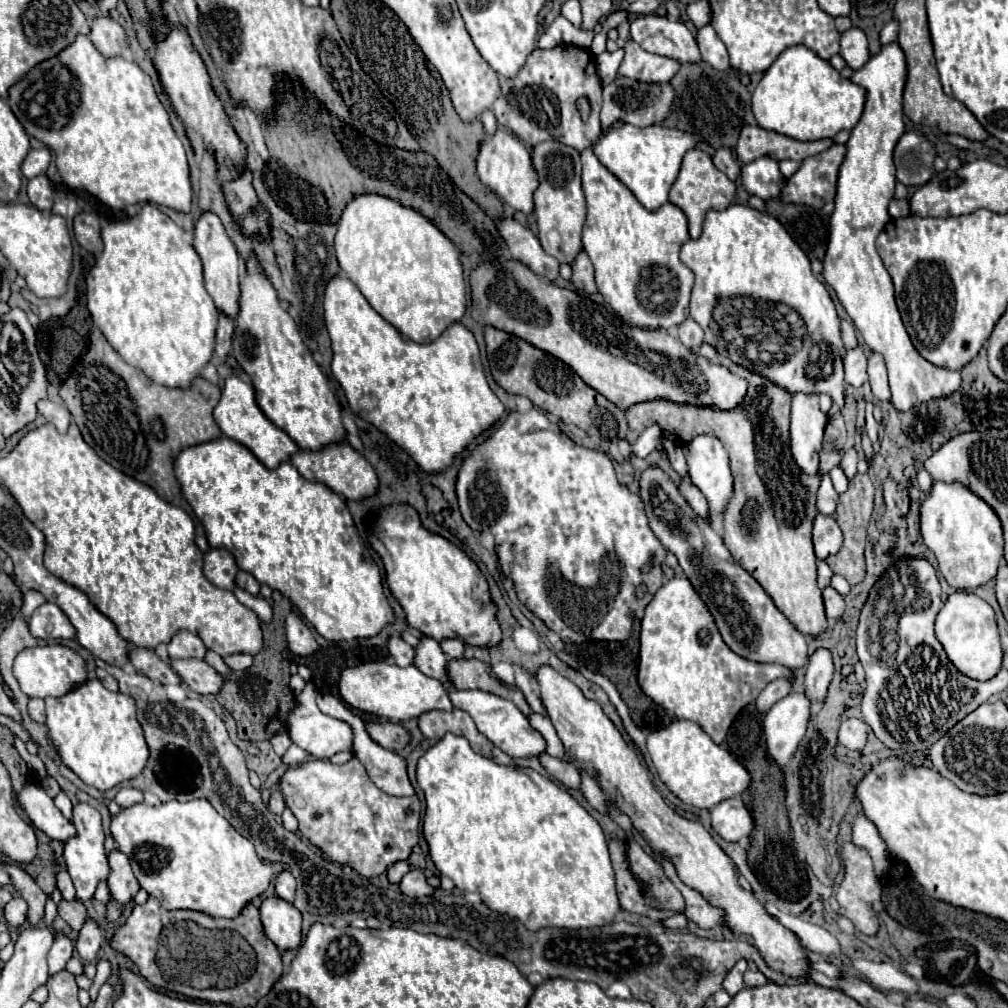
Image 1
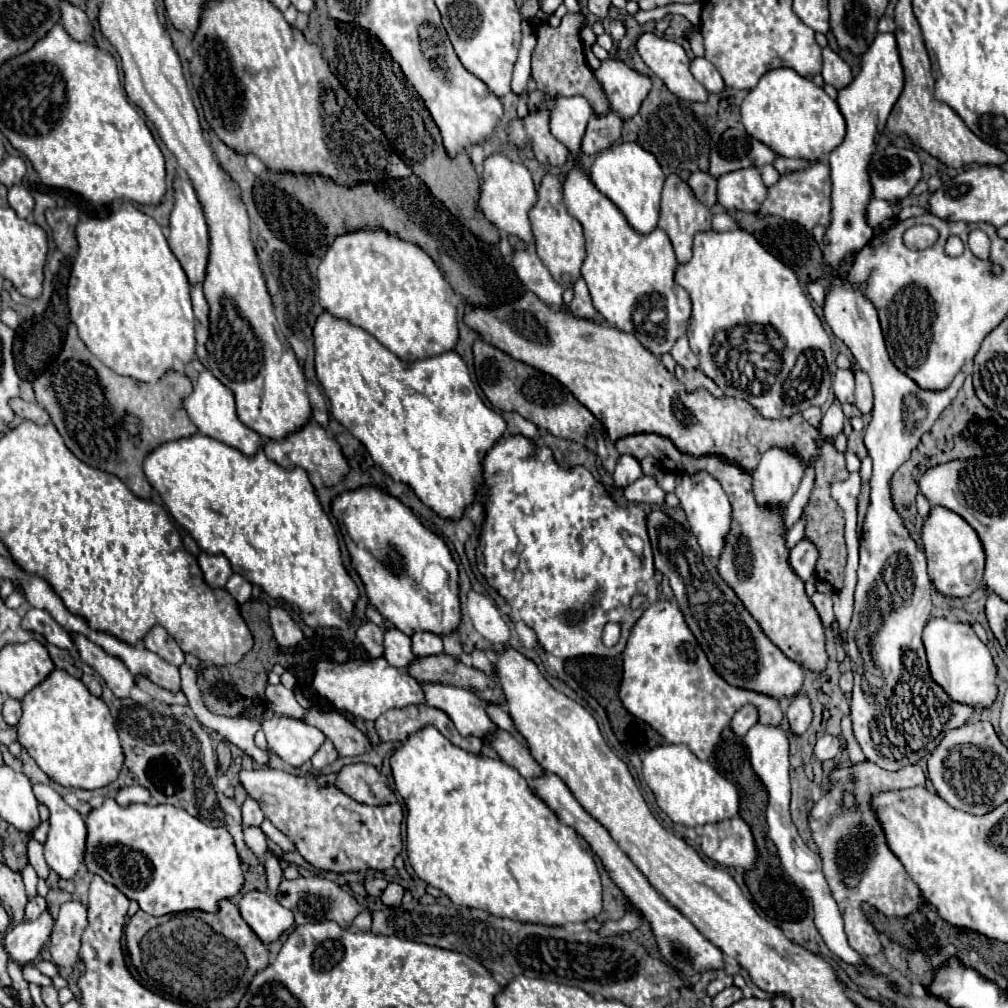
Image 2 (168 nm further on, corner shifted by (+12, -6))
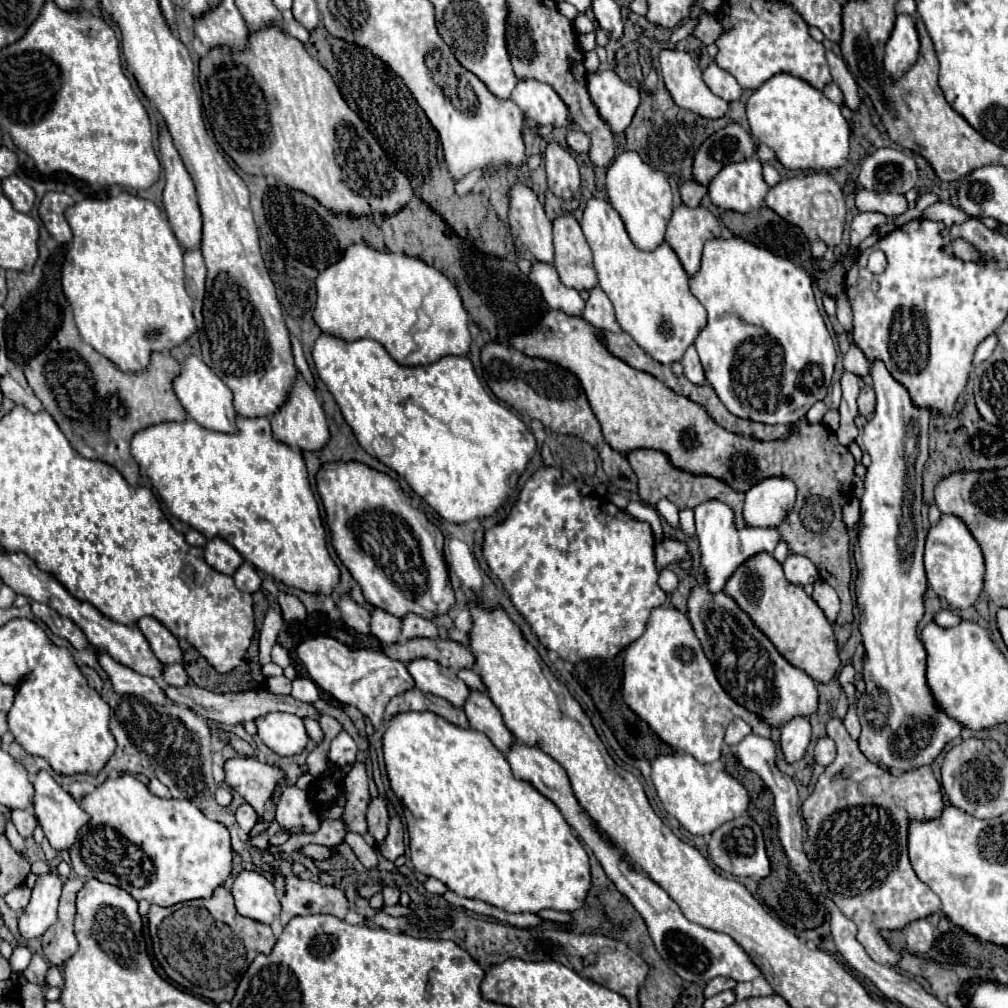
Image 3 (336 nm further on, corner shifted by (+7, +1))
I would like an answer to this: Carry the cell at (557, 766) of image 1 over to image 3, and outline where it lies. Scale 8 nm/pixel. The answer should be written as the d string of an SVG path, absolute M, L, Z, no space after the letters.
M471 690L469 700L465 702L465 714L471 722L471 728L487 734L487 738L505 754L509 752L509 744L513 744L515 736L501 724L501 712L493 708L493 702L483 692Z

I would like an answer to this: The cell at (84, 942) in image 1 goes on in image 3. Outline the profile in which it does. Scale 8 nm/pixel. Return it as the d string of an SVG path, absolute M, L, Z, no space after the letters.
M69 878L65 882L61 904L59 904L59 920L41 938L45 958L55 966L63 966L65 960L69 960L69 956L73 956L79 948L73 932L73 920L77 914L75 898L81 888L83 888L81 878Z

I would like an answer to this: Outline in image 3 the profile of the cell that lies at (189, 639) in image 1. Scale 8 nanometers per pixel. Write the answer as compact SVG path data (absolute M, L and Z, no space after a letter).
M145 616L137 622L139 630L145 634L145 638L151 644L151 650L155 652L155 656L163 662L163 664L173 664L173 662L181 662L183 650L179 646L179 640L155 618Z

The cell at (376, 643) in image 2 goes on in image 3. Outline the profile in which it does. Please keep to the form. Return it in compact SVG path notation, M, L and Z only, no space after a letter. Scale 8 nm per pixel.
M341 598L339 612L349 628L357 630L359 634L369 634L369 610L359 606L351 598Z

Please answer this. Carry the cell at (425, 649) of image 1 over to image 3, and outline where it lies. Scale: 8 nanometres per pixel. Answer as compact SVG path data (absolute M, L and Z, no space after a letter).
M375 608L371 612L371 634L377 636L383 644L397 644L401 638L401 620L385 610Z

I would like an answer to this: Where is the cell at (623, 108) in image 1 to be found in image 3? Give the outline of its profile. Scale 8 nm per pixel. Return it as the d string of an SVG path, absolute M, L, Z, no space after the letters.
M569 130L567 146L575 152L587 152L589 150L589 136L585 136L585 132L581 132L581 130Z

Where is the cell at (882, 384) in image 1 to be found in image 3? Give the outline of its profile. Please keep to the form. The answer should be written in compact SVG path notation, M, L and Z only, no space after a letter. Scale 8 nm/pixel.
M863 386L861 388L857 404L859 404L859 414L869 416L873 412L873 408L875 408L875 392L873 392L871 386Z

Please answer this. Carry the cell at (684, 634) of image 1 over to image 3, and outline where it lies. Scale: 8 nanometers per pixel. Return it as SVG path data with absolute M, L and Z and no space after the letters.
M671 606L653 608L643 636L625 650L623 700L663 742L705 764L721 756L725 728L735 716L747 720L753 734L771 736L771 726L765 724L765 720L741 708L741 704L721 688L689 618Z

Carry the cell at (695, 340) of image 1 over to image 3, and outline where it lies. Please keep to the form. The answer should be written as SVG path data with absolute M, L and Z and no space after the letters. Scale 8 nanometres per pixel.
M689 346L689 348L685 350L685 356L683 356L681 364L683 364L683 368L685 368L685 376L687 376L693 384L703 384L703 382L705 382L703 368L701 368L697 350L695 350L693 346Z

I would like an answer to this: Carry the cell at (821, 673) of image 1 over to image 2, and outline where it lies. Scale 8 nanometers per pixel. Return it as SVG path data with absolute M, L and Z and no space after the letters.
M800 693L792 699L788 713L786 713L786 719L788 719L788 731L792 735L802 735L810 727L812 709L810 709L810 701L804 693Z

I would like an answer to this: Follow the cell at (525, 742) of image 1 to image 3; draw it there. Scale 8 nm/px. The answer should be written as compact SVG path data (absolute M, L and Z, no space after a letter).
M421 658L407 664L407 670L411 672L415 686L427 694L435 694L439 698L449 700L455 708L465 706L465 700L469 698L467 684L449 668L439 666L433 660Z

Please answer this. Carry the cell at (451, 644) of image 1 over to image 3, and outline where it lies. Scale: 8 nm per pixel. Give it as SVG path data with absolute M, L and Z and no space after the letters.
M407 614L403 618L401 640L413 640L413 638L439 638L437 626L427 618L421 618L417 614Z

